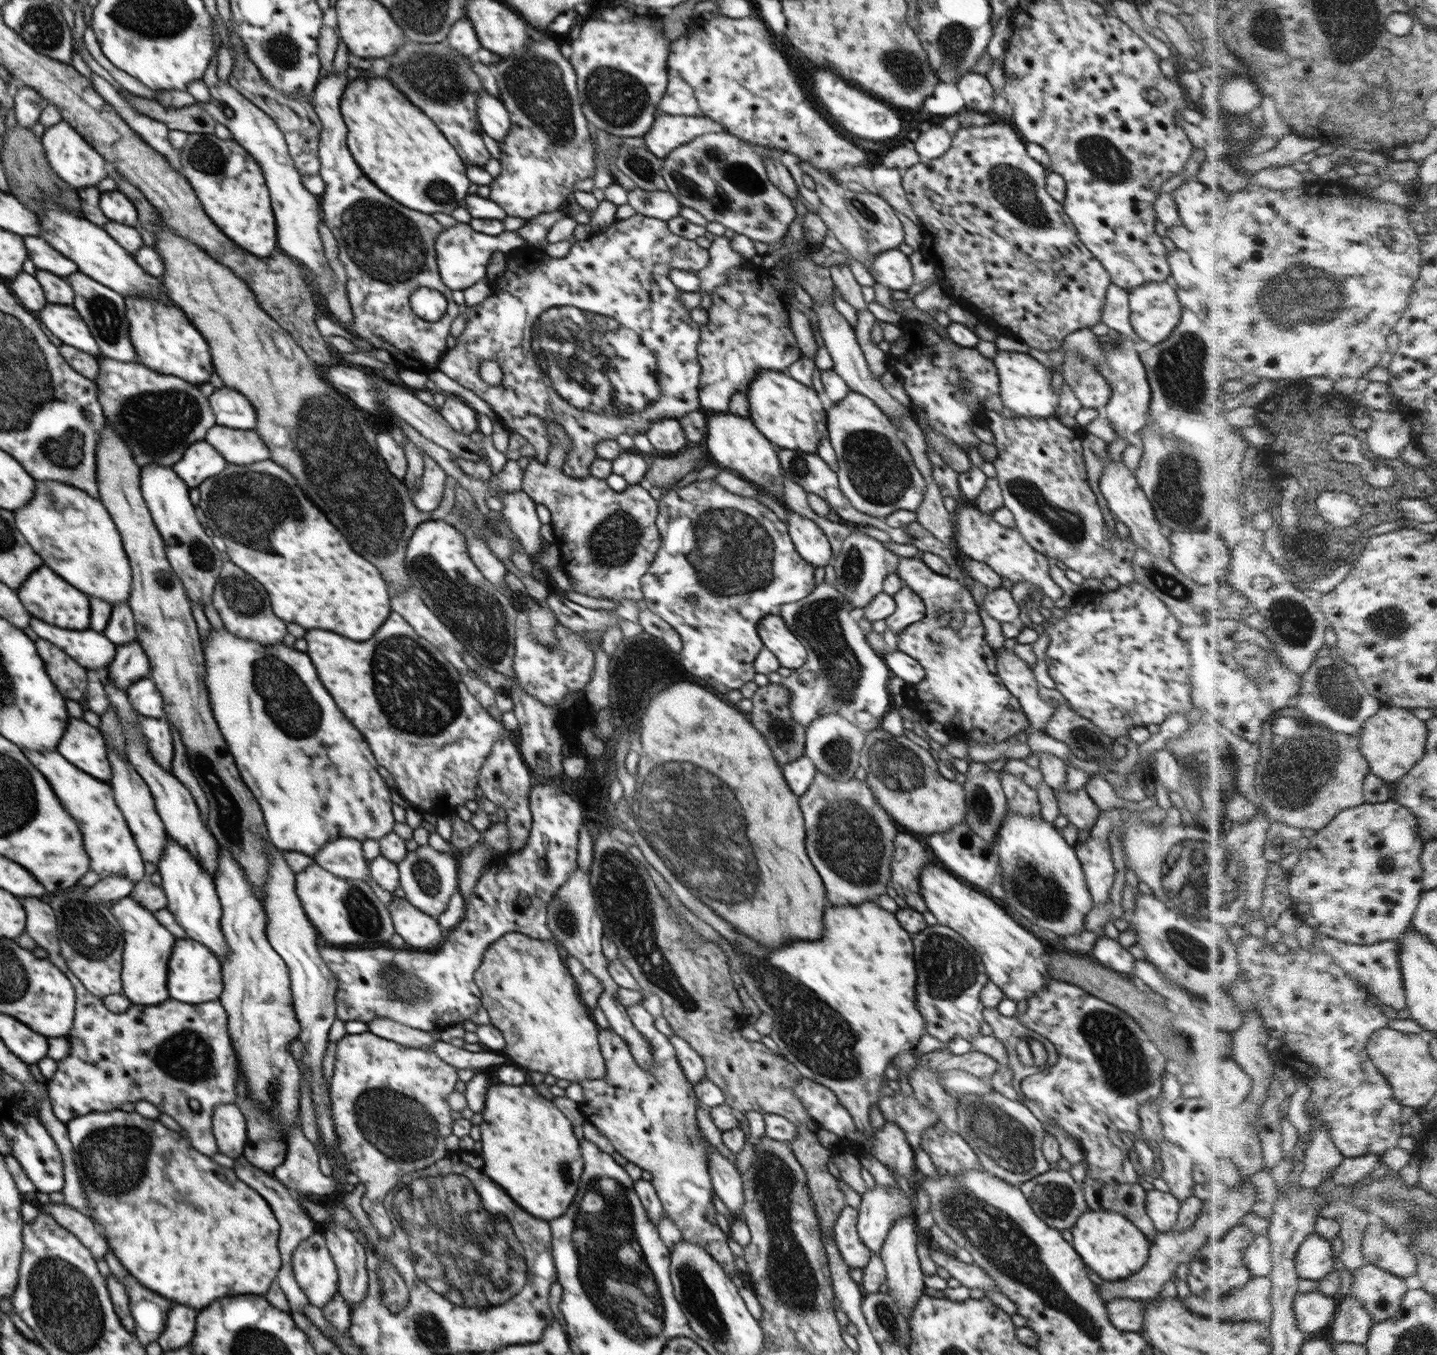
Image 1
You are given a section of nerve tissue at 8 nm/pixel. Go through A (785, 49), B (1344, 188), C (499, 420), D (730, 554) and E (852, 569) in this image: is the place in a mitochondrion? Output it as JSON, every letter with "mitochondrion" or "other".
{"A":"other","B":"other","C":"other","D":"mitochondrion","E":"mitochondrion"}

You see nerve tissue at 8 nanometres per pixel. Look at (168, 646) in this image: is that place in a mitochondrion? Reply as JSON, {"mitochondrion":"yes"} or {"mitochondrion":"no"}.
{"mitochondrion":"no"}

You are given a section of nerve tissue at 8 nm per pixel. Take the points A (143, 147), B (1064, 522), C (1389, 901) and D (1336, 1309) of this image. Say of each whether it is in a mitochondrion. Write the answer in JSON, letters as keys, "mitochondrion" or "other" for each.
{"A":"other","B":"mitochondrion","C":"other","D":"other"}

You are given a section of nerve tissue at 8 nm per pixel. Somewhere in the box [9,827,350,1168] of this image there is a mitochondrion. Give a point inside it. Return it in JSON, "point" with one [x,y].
{"point":[187,1055]}

